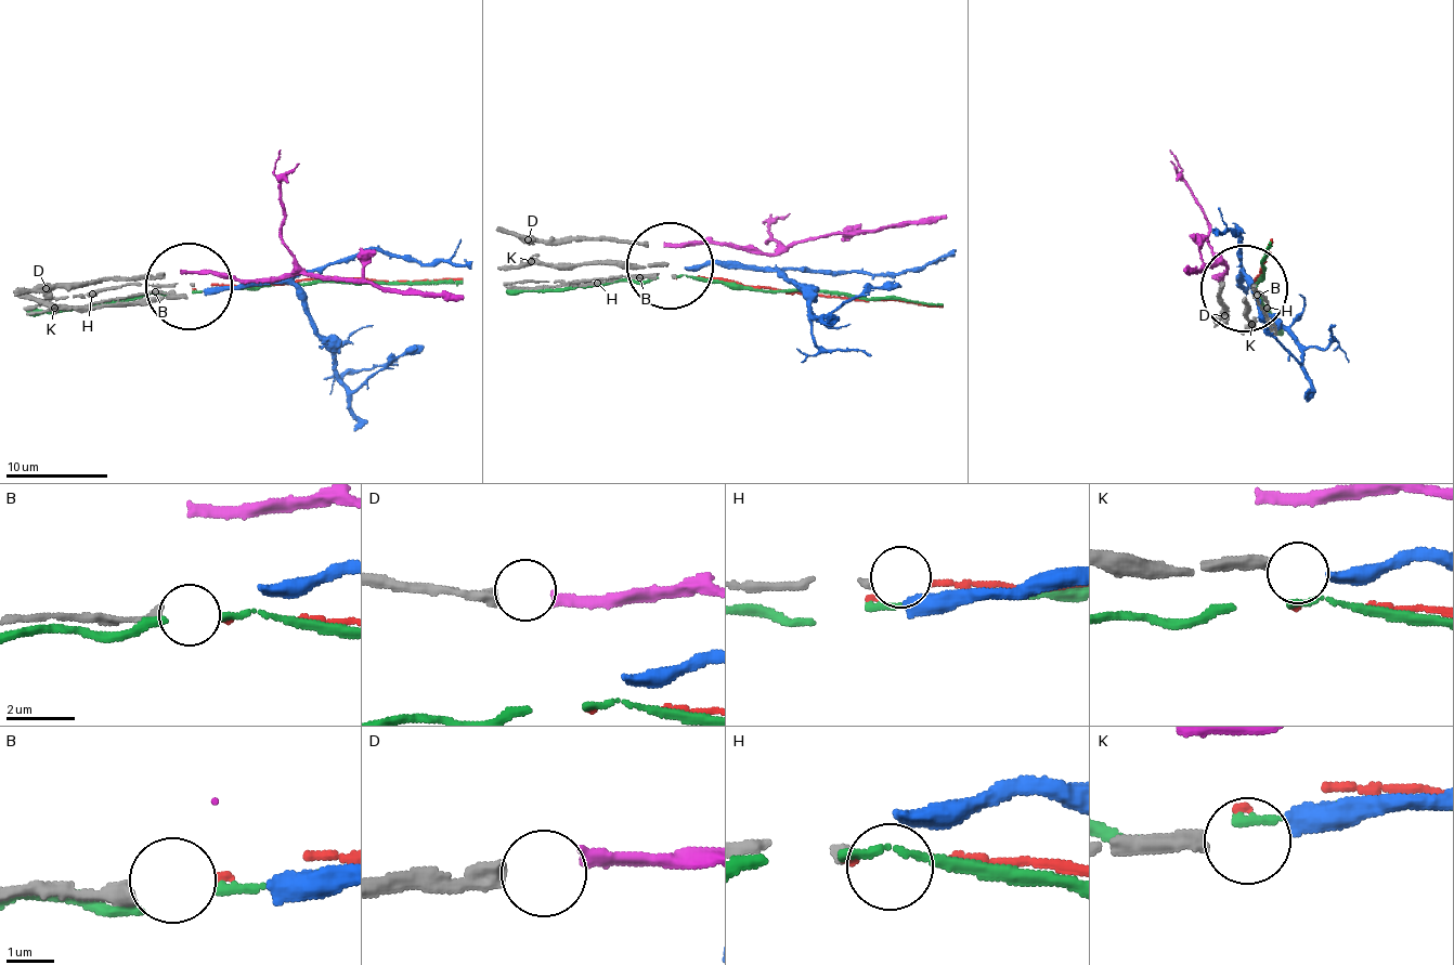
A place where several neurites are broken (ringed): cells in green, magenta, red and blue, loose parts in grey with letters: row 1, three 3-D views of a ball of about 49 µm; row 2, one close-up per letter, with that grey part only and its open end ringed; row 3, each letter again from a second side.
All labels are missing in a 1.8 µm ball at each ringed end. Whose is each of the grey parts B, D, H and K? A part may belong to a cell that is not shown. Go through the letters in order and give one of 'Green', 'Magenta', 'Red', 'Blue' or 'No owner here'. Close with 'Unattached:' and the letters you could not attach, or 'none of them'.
B: Red
D: Magenta
H: No owner here
K: Blue
Unattached: H

